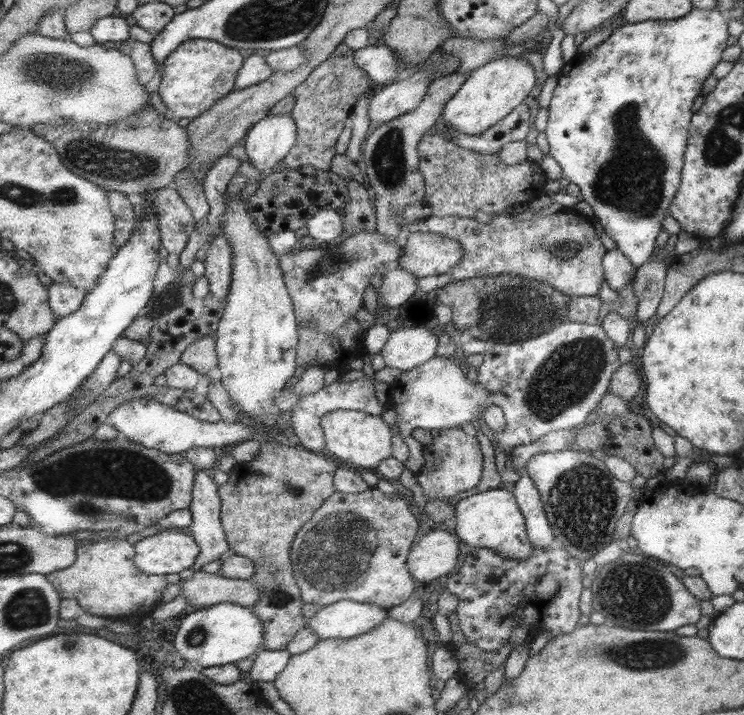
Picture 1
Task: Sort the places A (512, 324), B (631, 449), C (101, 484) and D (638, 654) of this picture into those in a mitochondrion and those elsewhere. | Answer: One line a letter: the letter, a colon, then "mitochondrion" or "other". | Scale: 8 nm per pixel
A: mitochondrion
B: other
C: mitochondrion
D: mitochondrion

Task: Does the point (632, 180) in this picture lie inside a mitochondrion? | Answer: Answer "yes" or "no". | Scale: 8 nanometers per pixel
yes

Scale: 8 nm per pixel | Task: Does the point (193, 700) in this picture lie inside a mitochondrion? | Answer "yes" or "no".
yes

